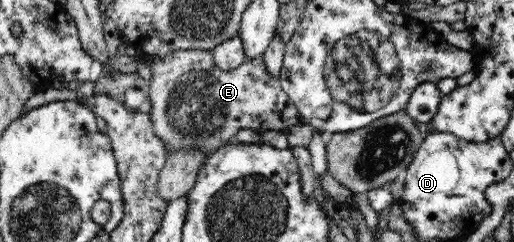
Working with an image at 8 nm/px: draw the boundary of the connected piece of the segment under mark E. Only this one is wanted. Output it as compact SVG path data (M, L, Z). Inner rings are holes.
M189 48L178 49L165 55L154 55L148 64L153 72L149 90L152 110L149 115L153 122L153 130L167 146L168 150L197 146L207 153L213 153L227 142L237 141L235 133L239 129L285 130L304 122L304 117L289 96L281 89L279 79L269 74L265 67L264 54L245 61L237 69L225 71L217 67L213 52L210 49Z

